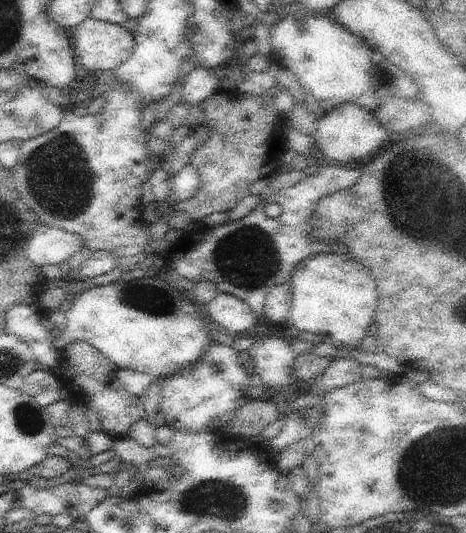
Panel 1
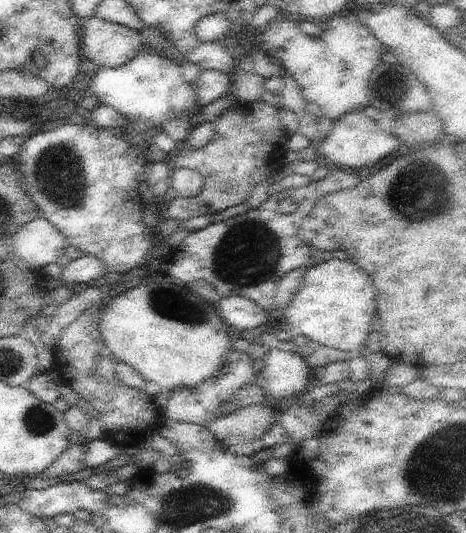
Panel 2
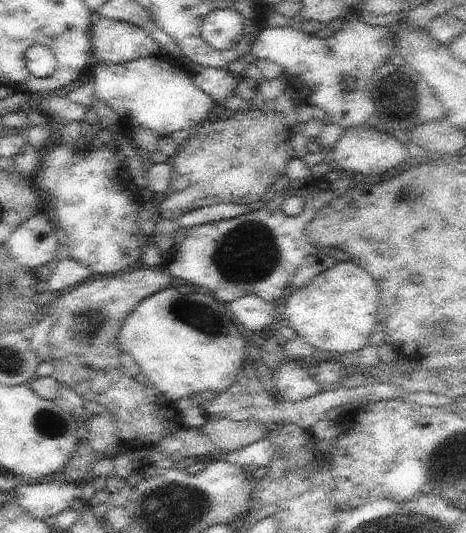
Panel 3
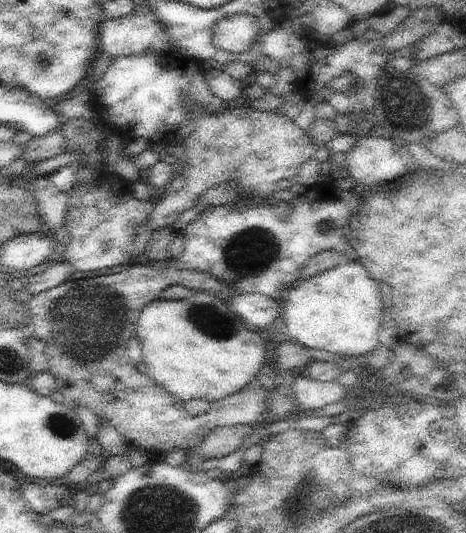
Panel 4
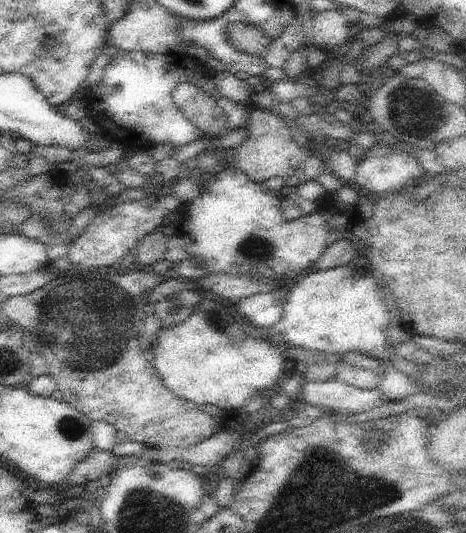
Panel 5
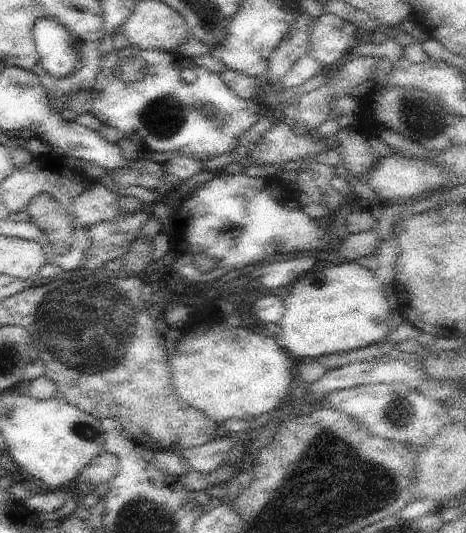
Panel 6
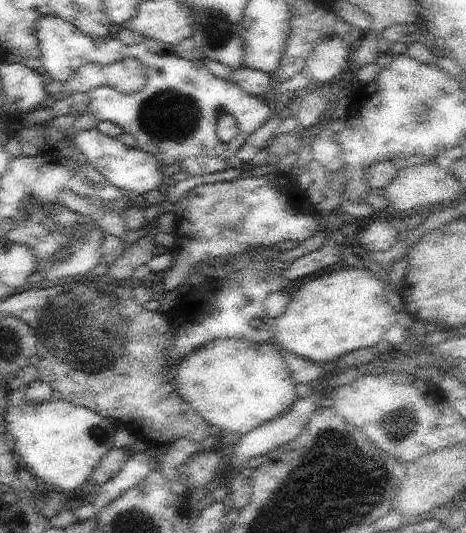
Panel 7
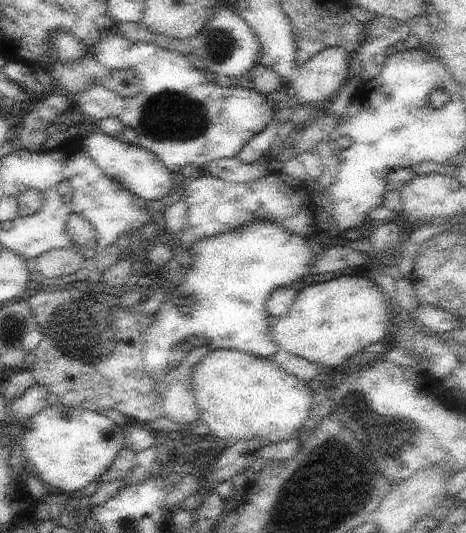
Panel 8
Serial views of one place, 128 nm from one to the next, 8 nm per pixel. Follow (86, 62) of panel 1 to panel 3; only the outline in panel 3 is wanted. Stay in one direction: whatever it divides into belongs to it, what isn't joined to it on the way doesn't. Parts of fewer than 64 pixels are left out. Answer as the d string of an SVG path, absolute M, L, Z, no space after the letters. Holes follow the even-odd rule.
M105 17L94 18L90 43L94 62L105 64L159 54L159 45L142 28Z

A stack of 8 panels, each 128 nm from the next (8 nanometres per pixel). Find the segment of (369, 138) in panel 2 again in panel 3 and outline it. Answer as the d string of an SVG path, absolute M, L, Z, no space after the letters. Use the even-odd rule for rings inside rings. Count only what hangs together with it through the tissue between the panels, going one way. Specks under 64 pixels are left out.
M361 125L355 128L346 128L326 156L338 171L347 170L353 174L375 176L375 174L380 175L395 168L397 164L401 164L403 160L409 158L410 154L402 143L385 131L369 125Z

